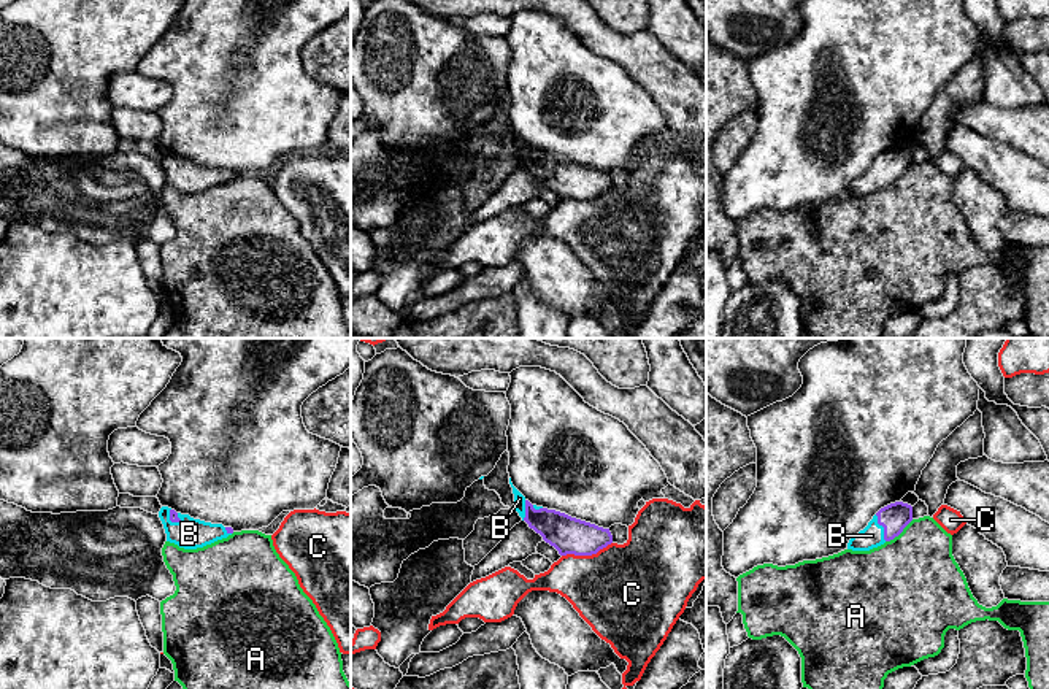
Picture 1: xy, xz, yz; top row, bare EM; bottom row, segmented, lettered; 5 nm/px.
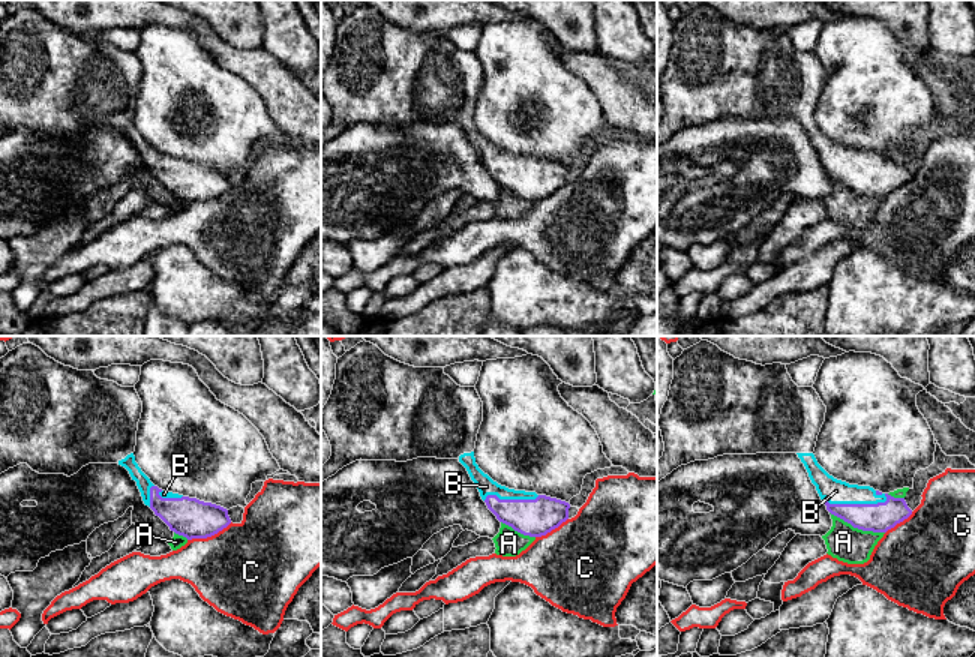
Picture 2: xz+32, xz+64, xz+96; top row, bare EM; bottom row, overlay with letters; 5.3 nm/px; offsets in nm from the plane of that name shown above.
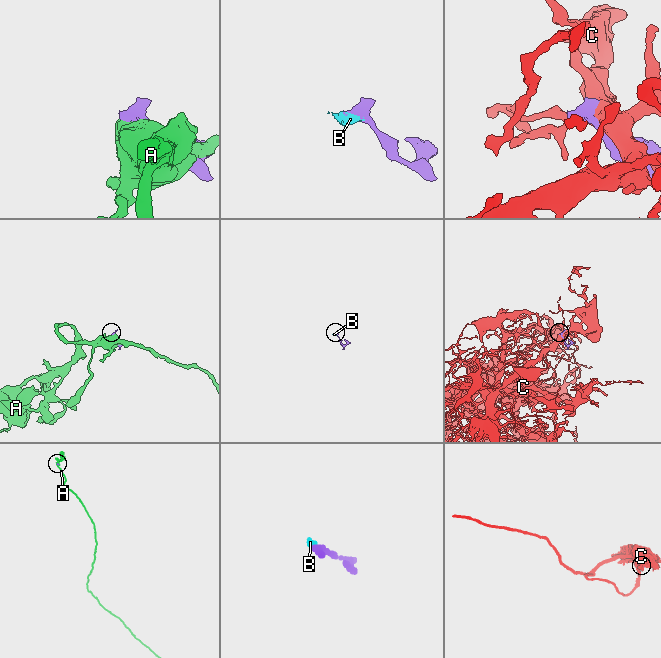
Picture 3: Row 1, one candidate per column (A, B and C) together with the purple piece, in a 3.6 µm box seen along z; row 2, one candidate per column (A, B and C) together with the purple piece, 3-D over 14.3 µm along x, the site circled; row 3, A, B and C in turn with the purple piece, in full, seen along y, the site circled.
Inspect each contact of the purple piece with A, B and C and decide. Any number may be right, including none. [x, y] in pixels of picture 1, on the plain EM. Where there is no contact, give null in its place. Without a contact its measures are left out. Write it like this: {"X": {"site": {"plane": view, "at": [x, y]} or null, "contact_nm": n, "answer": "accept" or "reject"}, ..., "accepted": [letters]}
{"A": {"site": {"plane": "yz", "at": [899, 178]}, "contact_nm": 180, "answer": "reject"}, "B": {"site": {"plane": "yz", "at": [883, 170]}, "contact_nm": 150, "answer": "accept"}, "C": {"site": {"plane": "xz", "at": [586, 199]}, "contact_nm": 260, "answer": "reject"}, "accepted": ["B"]}

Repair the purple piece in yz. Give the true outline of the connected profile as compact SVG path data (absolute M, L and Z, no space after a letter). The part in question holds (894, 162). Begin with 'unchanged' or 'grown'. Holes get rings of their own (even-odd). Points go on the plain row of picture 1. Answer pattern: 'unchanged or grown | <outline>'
grown | M903 146L890 148L881 152L868 170L854 179L847 194L870 195L898 181L913 165L913 151Z

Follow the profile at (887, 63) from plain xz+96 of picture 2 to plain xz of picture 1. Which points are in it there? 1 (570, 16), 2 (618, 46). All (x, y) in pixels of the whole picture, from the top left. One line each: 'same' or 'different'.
1: different
2: different

